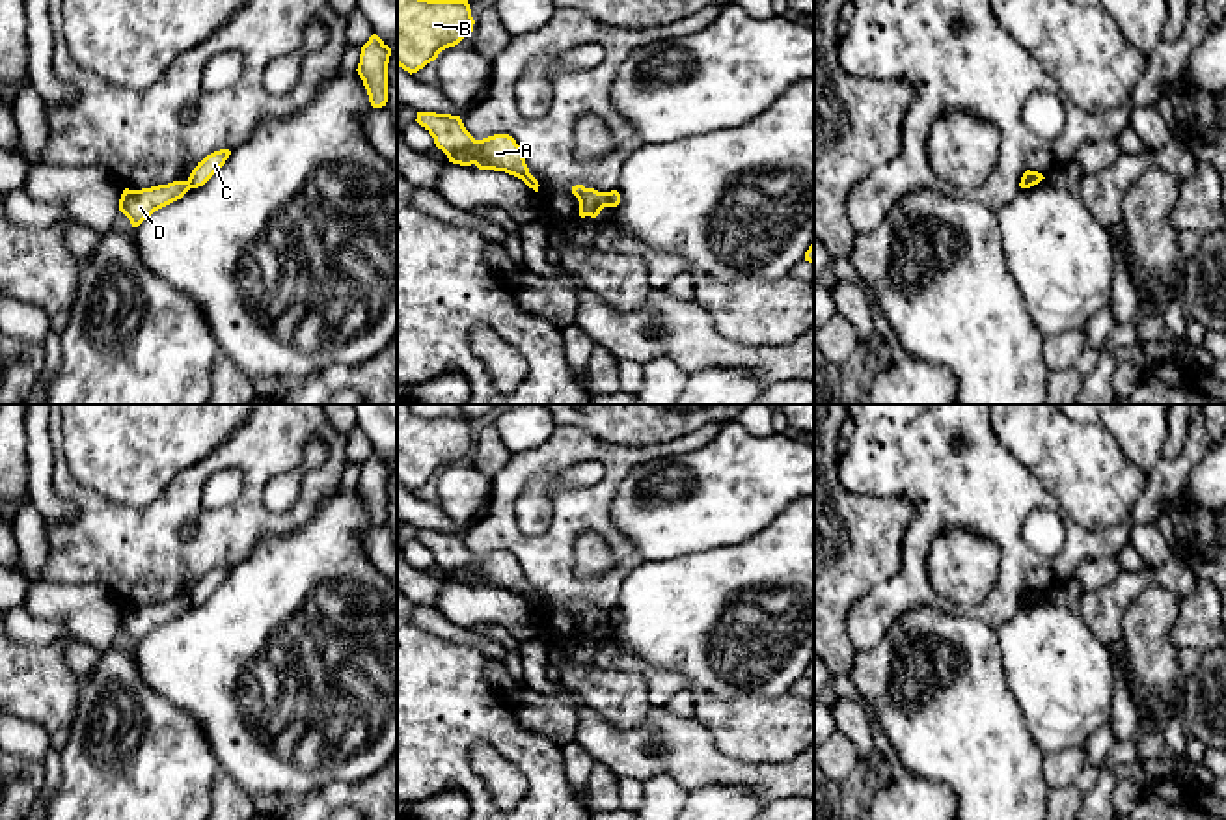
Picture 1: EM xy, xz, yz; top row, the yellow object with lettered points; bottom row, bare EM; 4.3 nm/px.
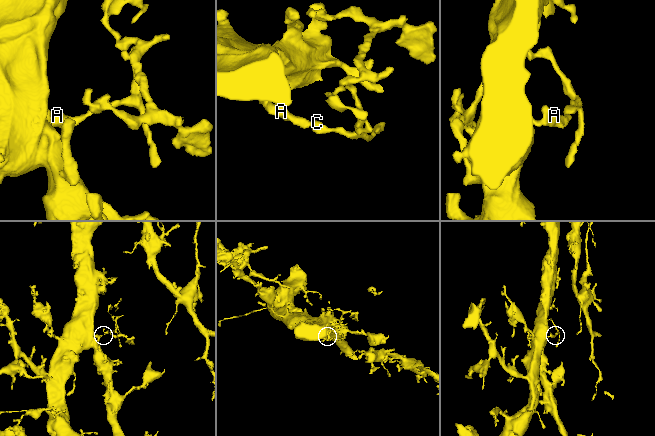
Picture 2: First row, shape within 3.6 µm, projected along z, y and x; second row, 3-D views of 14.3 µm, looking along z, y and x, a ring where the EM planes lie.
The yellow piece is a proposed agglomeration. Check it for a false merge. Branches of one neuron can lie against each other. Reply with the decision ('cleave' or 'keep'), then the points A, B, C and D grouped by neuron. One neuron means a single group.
cleave; A B D / C

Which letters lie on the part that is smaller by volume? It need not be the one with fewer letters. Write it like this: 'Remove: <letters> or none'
Remove: C

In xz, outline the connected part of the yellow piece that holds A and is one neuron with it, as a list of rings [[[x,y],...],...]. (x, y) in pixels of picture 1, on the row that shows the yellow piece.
[[[417,112],[415,121],[434,138],[436,147],[447,155],[449,162],[505,171],[538,192],[540,184],[529,173],[524,153],[512,136],[494,134],[475,140],[466,130],[460,116],[451,114]]]

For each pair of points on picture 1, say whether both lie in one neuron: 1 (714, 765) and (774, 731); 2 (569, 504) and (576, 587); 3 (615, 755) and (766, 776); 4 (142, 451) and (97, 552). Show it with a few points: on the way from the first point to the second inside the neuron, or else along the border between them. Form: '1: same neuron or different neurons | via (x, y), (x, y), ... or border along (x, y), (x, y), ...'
1: different neurons | border along (697, 724), (708, 731), (725, 753), (770, 765)
2: same neuron | via (567, 524), (561, 533), (561, 567)
3: same neuron | via (653, 761), (699, 761), (729, 770)
4: different neurons | border along (79, 485), (129, 505), (148, 505), (163, 492)

